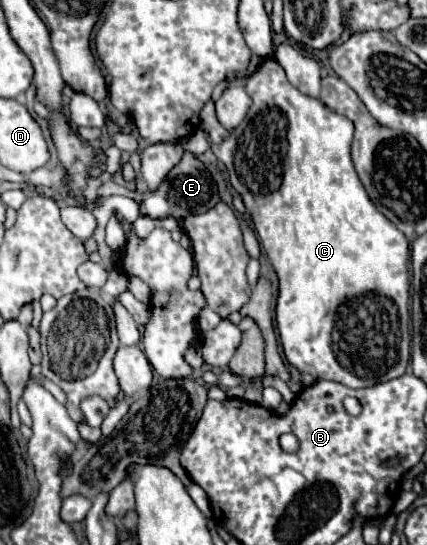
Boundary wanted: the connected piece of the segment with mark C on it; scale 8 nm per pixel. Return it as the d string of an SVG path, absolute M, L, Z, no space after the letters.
M265 57L259 69L245 79L245 91L253 99L253 105L247 111L245 121L233 129L233 133L219 145L211 145L213 153L219 161L225 163L229 181L233 189L241 195L245 207L253 215L253 229L257 233L257 239L261 247L265 249L277 277L279 277L279 299L277 299L277 329L281 335L283 351L287 361L297 367L301 373L311 373L315 379L331 379L339 381L351 389L371 387L395 377L401 377L409 363L409 349L411 349L411 337L409 337L409 241L405 235L383 215L377 211L377 207L371 203L367 191L363 191L363 183L359 183L359 175L355 175L355 167L351 163L351 139L355 125L343 117L335 115L323 101L303 95L297 87L293 87L283 71L283 67L273 59Z

